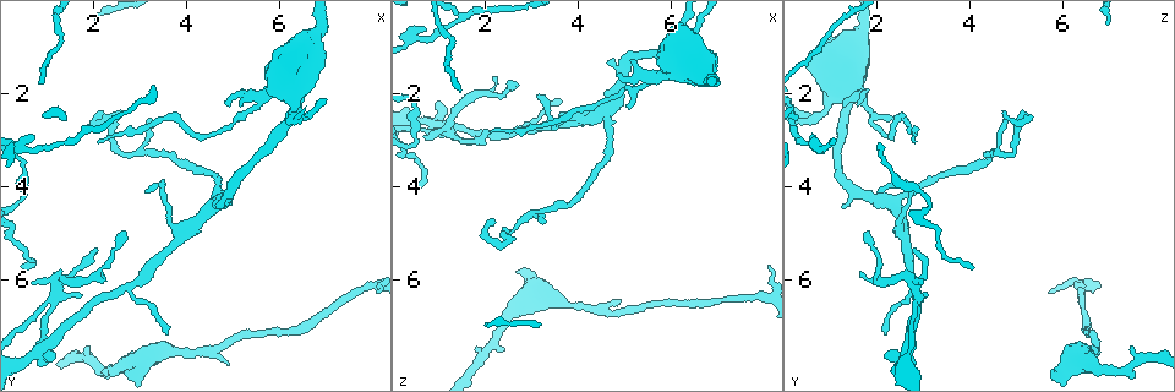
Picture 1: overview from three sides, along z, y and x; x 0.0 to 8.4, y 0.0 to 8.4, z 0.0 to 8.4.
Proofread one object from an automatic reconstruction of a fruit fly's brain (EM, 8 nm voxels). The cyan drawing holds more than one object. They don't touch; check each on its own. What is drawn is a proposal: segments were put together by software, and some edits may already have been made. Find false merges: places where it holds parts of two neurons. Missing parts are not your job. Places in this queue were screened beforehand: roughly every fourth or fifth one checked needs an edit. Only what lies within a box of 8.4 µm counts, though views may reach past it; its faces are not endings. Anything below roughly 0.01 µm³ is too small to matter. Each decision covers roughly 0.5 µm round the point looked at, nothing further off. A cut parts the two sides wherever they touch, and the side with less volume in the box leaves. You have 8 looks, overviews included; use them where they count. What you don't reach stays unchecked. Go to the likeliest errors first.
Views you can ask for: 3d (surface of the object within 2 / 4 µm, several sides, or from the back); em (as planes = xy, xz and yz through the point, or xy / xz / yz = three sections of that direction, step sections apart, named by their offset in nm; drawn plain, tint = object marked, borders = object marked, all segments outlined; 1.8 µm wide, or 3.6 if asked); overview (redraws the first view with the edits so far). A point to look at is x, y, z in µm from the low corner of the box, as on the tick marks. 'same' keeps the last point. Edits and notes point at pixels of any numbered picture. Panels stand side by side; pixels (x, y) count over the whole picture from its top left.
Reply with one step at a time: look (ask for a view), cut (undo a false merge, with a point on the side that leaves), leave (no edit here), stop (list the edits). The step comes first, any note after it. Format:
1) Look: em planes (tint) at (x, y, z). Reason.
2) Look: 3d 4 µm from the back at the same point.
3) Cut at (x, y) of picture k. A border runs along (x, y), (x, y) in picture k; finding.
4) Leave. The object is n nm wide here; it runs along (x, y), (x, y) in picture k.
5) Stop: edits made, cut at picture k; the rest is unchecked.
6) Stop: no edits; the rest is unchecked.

Look: em planes (tint) at (6.25, 2.55, 0.60). Abrupt turn.

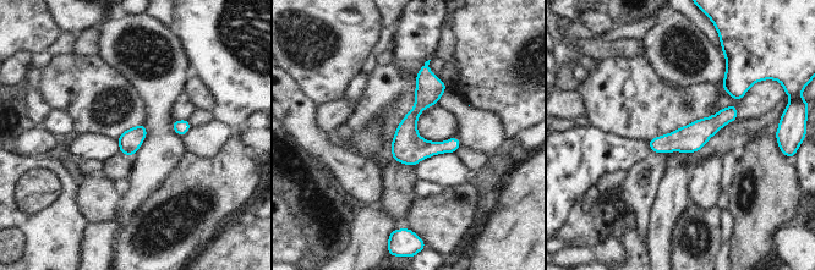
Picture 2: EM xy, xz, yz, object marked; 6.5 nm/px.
Leave. The object is 150 nm wide here; it runs along (425, 69), (409, 161) in picture 2; one neuron here.

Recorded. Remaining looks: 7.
Look: em xy step 8 (tint) at (1.20, 6.25, 2.85). Sharp bend.

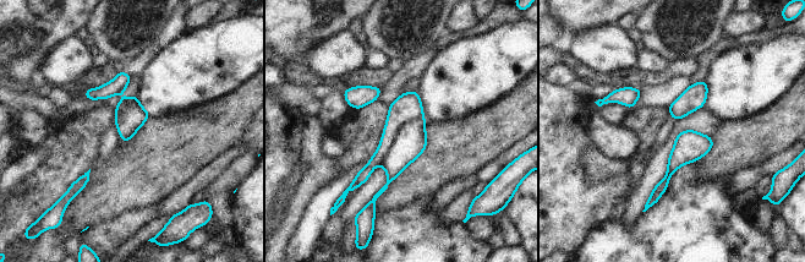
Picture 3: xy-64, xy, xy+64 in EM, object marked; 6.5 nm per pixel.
Look: em planes (tint) at the same point.

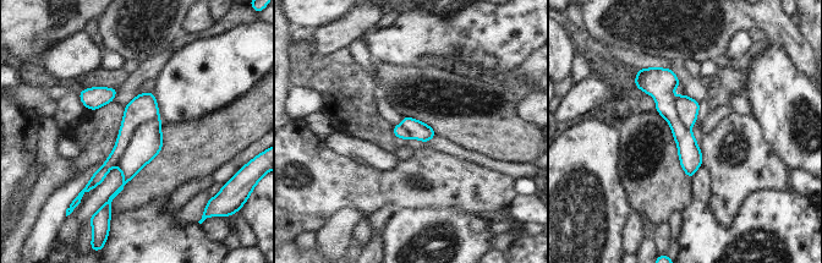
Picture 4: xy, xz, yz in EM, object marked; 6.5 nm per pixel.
Cut at (146, 143) of picture 4. The object is 140 nm wide here; a second neuron is stuck on.

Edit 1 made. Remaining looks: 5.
Look: em planes (tint) at (2.40, 2.60, 5.10). Abrupt turn.

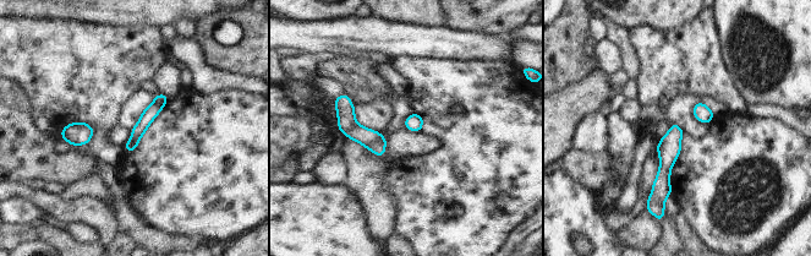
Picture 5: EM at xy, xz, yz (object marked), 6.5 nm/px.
Leave. One neuron here.

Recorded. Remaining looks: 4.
Stop: edits made, cut at picture 4; the rest is unchecked.

